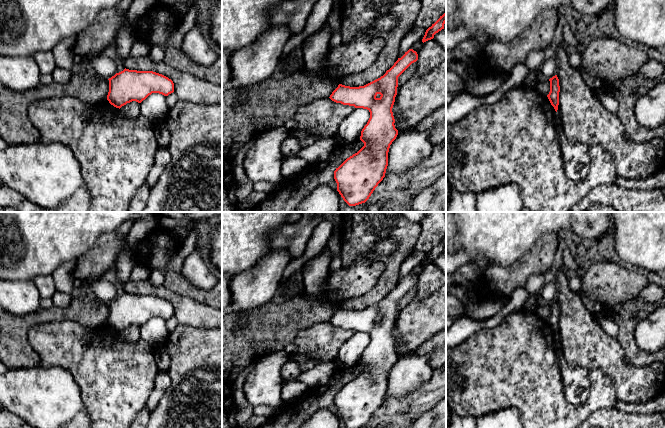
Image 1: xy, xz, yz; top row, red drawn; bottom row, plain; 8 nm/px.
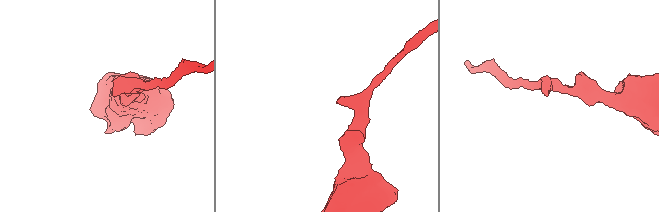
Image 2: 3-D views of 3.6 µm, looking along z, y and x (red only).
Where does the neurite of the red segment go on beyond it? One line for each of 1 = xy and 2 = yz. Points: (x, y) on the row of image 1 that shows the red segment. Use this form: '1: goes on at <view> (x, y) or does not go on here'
1: does not go on here
2: does not go on here

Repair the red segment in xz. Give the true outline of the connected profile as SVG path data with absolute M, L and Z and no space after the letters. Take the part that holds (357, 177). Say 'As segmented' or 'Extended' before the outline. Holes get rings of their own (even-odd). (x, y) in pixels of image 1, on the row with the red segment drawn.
As segmented. M409 49L380 78L359 87L339 84L329 97L370 112L360 136L364 146L334 171L337 191L349 206L365 203L385 177L389 148L398 135L392 112L398 77L417 60L417 52Z

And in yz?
As segmented. M557 75L553 76L549 79L550 81L550 92L547 95L551 105L554 107L555 111L558 110L559 105L559 92L560 92L560 86L559 86L559 79Z

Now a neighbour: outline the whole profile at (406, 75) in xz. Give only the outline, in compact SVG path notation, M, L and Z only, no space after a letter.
M417 61L412 63L399 77L398 77L398 87L397 87L397 94L400 90L400 87L410 79L411 75L417 69Z

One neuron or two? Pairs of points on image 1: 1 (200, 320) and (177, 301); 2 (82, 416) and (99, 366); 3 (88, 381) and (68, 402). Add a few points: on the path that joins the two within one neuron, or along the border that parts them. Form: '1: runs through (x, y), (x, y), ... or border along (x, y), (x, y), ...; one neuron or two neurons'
1: runs through (194, 314), (183, 305); one neuron
2: border along (84, 403), (90, 417); two neurons
3: border along (66, 370), (77, 383), (81, 399), (84, 403); two neurons

